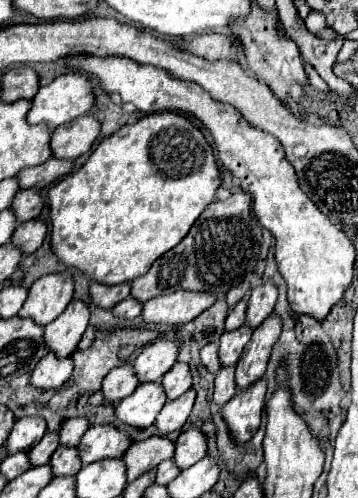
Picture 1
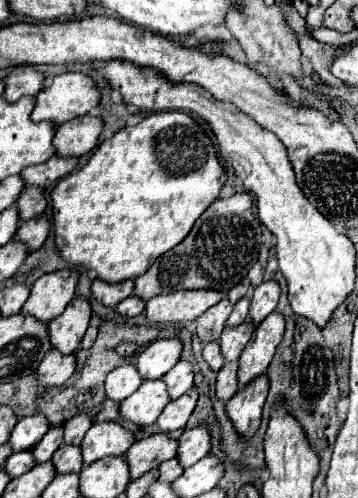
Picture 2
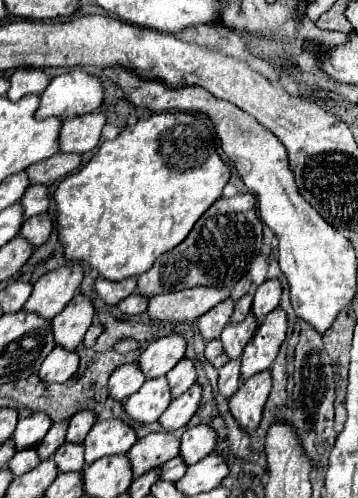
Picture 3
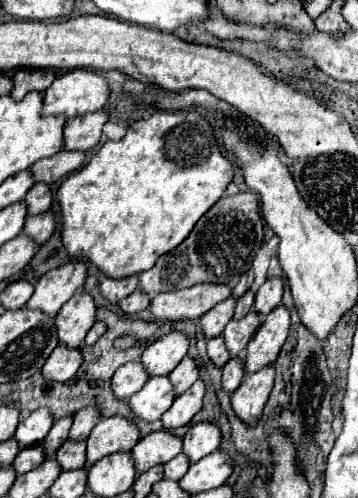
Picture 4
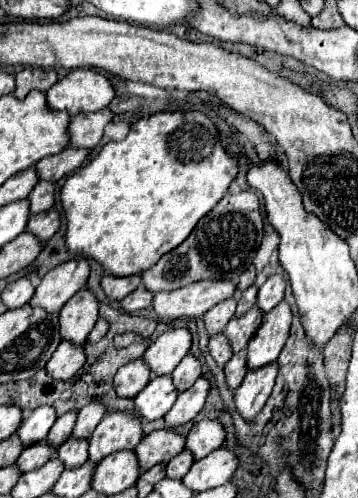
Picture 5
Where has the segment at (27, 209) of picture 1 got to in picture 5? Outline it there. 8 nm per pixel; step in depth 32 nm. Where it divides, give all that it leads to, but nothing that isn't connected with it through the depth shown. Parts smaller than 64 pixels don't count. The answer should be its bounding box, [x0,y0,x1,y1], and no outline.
[28,180,54,214]

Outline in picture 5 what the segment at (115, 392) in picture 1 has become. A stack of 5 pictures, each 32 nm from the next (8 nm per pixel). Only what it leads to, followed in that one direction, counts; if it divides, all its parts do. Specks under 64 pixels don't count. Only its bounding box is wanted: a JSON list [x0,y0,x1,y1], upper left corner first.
[114,360,150,398]

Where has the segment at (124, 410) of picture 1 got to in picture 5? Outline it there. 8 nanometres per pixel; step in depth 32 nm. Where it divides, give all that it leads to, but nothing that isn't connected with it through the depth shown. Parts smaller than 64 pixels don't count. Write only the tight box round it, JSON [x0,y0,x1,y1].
[132,376,178,420]

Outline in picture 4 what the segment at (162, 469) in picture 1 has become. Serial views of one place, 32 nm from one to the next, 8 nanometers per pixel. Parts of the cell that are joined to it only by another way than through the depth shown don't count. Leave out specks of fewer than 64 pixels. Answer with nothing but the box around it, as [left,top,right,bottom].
[164,454,190,480]

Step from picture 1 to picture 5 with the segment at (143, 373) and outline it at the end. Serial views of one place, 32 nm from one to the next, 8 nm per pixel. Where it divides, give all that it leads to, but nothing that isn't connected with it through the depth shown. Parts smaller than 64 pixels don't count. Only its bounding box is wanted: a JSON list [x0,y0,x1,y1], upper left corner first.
[142,328,192,376]

